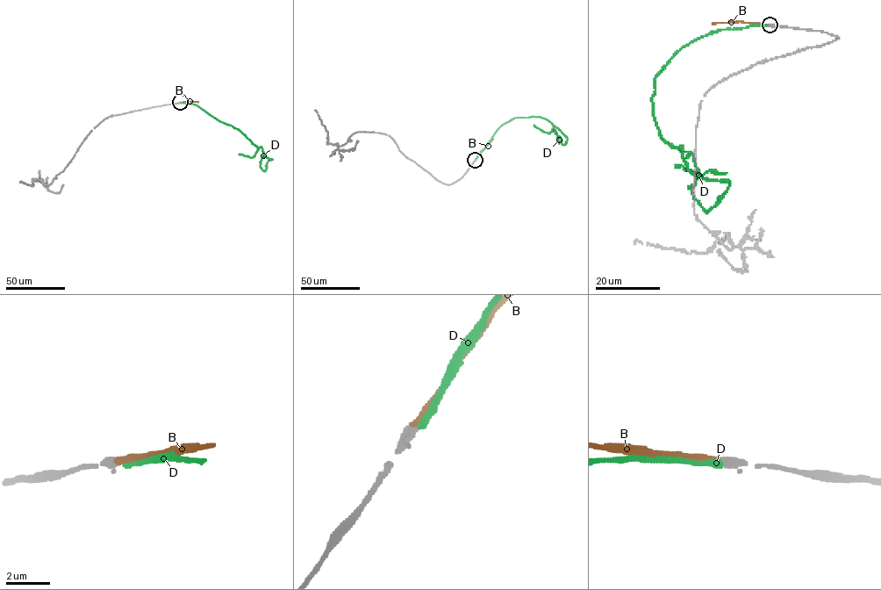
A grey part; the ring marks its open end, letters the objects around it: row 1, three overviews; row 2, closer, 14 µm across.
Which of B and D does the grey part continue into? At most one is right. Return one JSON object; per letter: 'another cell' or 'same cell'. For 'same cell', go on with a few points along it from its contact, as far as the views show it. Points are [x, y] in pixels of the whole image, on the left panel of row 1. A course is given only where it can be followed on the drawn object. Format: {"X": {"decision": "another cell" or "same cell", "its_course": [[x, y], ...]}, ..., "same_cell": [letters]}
{"B": {"decision": "same cell", "its_course": [[180, 102], [198, 102]]}, "D": {"decision": "another cell"}, "same_cell": ["B"]}

